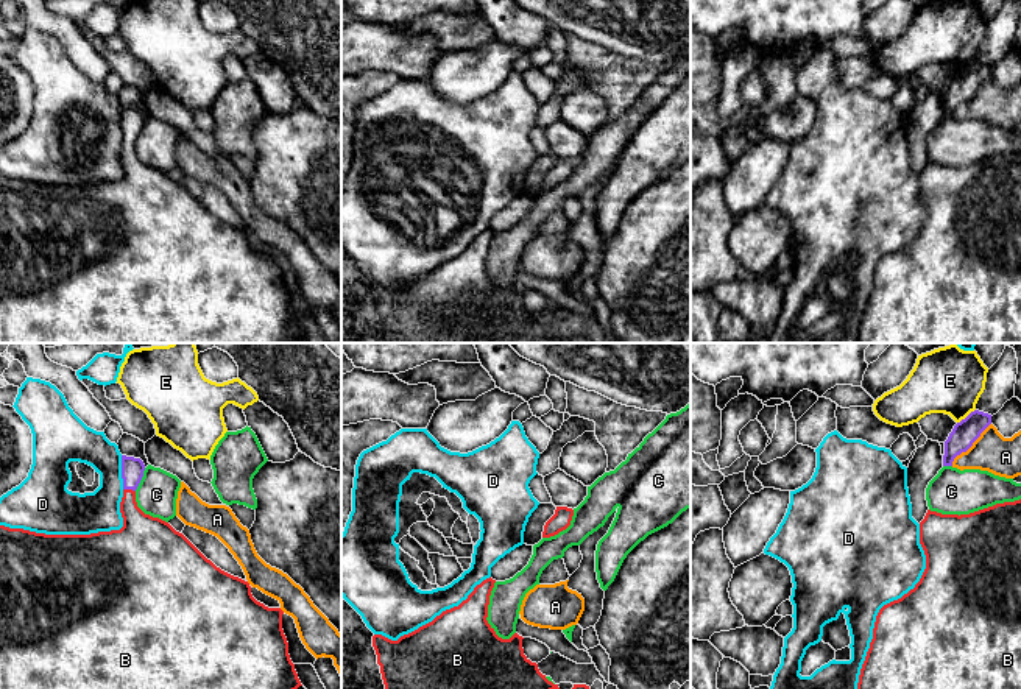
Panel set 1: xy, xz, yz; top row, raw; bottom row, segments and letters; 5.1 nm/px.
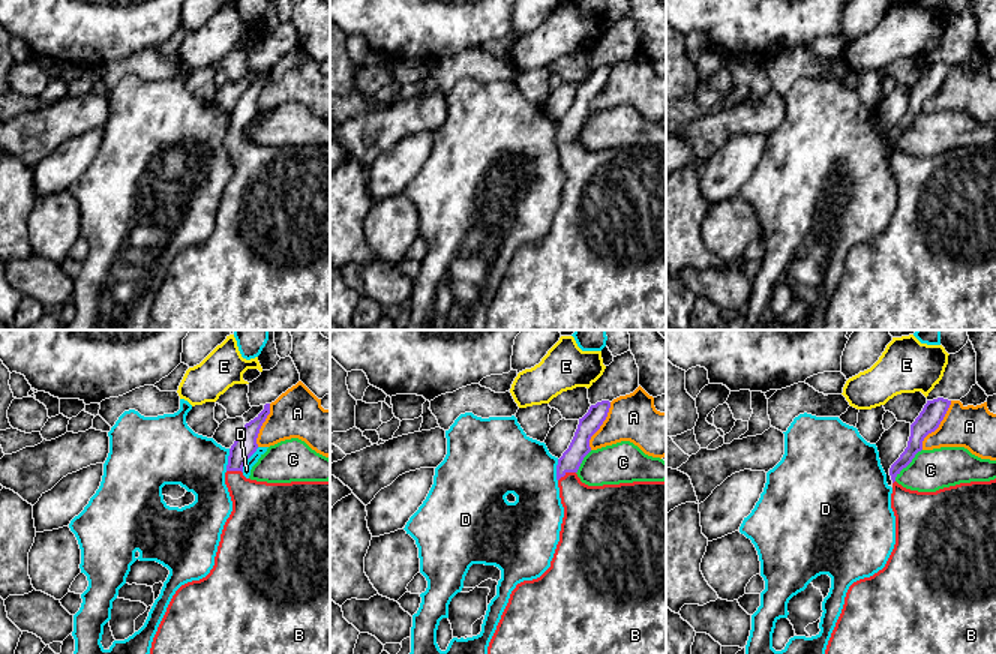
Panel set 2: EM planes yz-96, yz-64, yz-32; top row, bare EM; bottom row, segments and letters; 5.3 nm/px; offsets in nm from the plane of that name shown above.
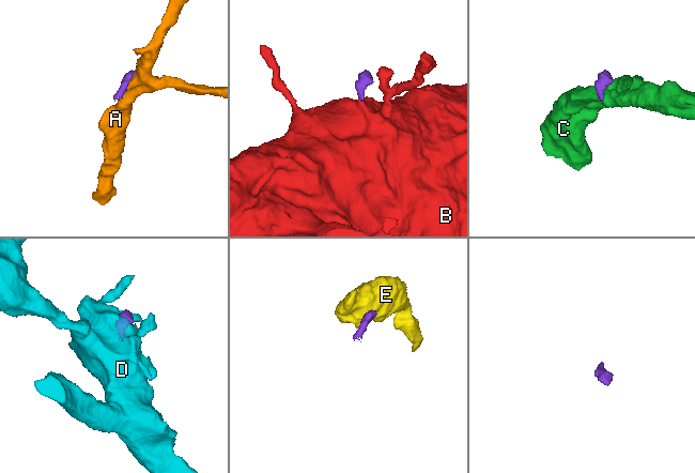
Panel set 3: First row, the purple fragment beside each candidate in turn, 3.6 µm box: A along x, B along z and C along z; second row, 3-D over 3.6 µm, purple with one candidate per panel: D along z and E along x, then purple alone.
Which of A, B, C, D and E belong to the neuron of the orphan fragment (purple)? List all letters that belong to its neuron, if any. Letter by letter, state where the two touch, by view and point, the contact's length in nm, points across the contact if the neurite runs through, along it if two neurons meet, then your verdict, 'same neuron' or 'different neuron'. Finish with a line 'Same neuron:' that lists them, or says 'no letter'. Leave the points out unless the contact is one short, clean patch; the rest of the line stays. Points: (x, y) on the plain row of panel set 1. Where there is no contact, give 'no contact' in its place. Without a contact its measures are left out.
A: meets purple in yz at (970, 97); contact 300 nm long; border along yz (990, 74), (951, 116); different neuron
B: meets purple in xy at (130, 139); contact 70 nm long; runs through xy (133, 119), (130, 139), (130, 162), (142, 186); same neuron
C: meets purple in xy at (141, 130); contact 130 nm long; border along xy (145, 119), (134, 141); different neuron
D: meets purple in xy at (122, 123); contact 180 nm long; border along xy (120, 106), (123, 139); different neuron
E: meets purple in yz at (967, 67); contact 120 nm long; border along yz (975, 60), (957, 74); different neuron
Same neuron: B

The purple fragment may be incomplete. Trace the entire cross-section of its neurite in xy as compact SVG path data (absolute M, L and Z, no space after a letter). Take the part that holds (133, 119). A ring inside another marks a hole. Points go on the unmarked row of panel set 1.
M122 106L120 181L45 186L0 176L0 343L295 343L302 335L288 306L282 281L284 262L257 253L248 232L217 218L168 173L145 165L136 153L143 122L140 109Z

